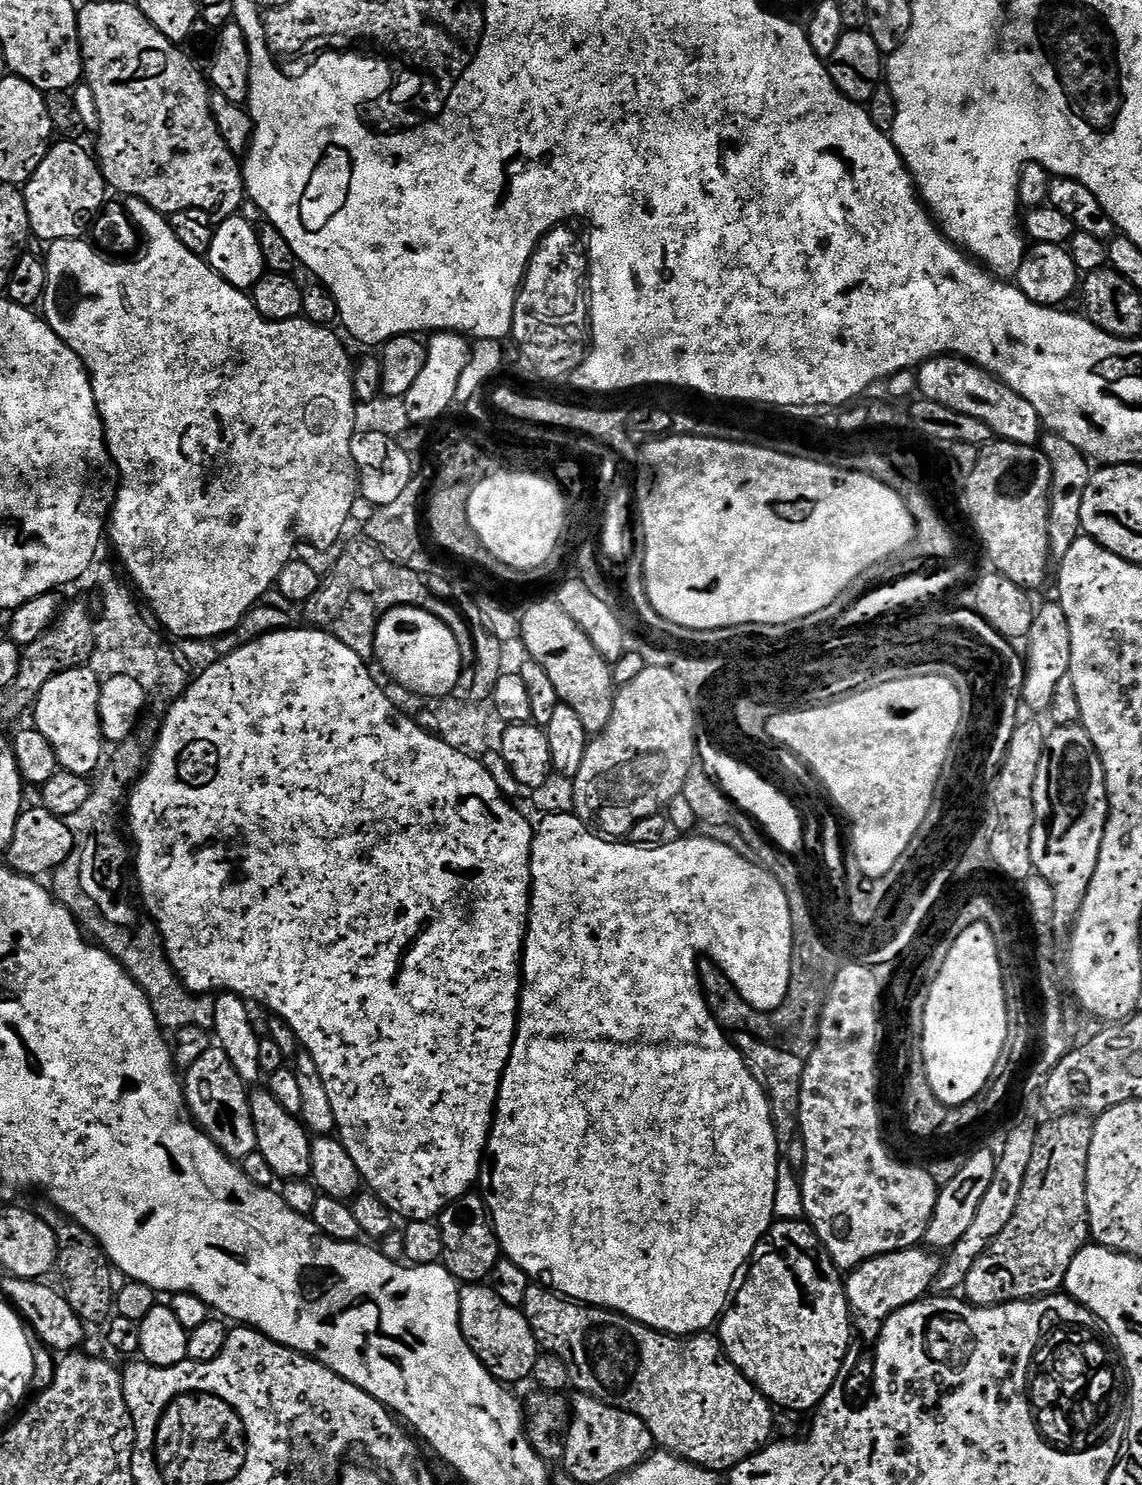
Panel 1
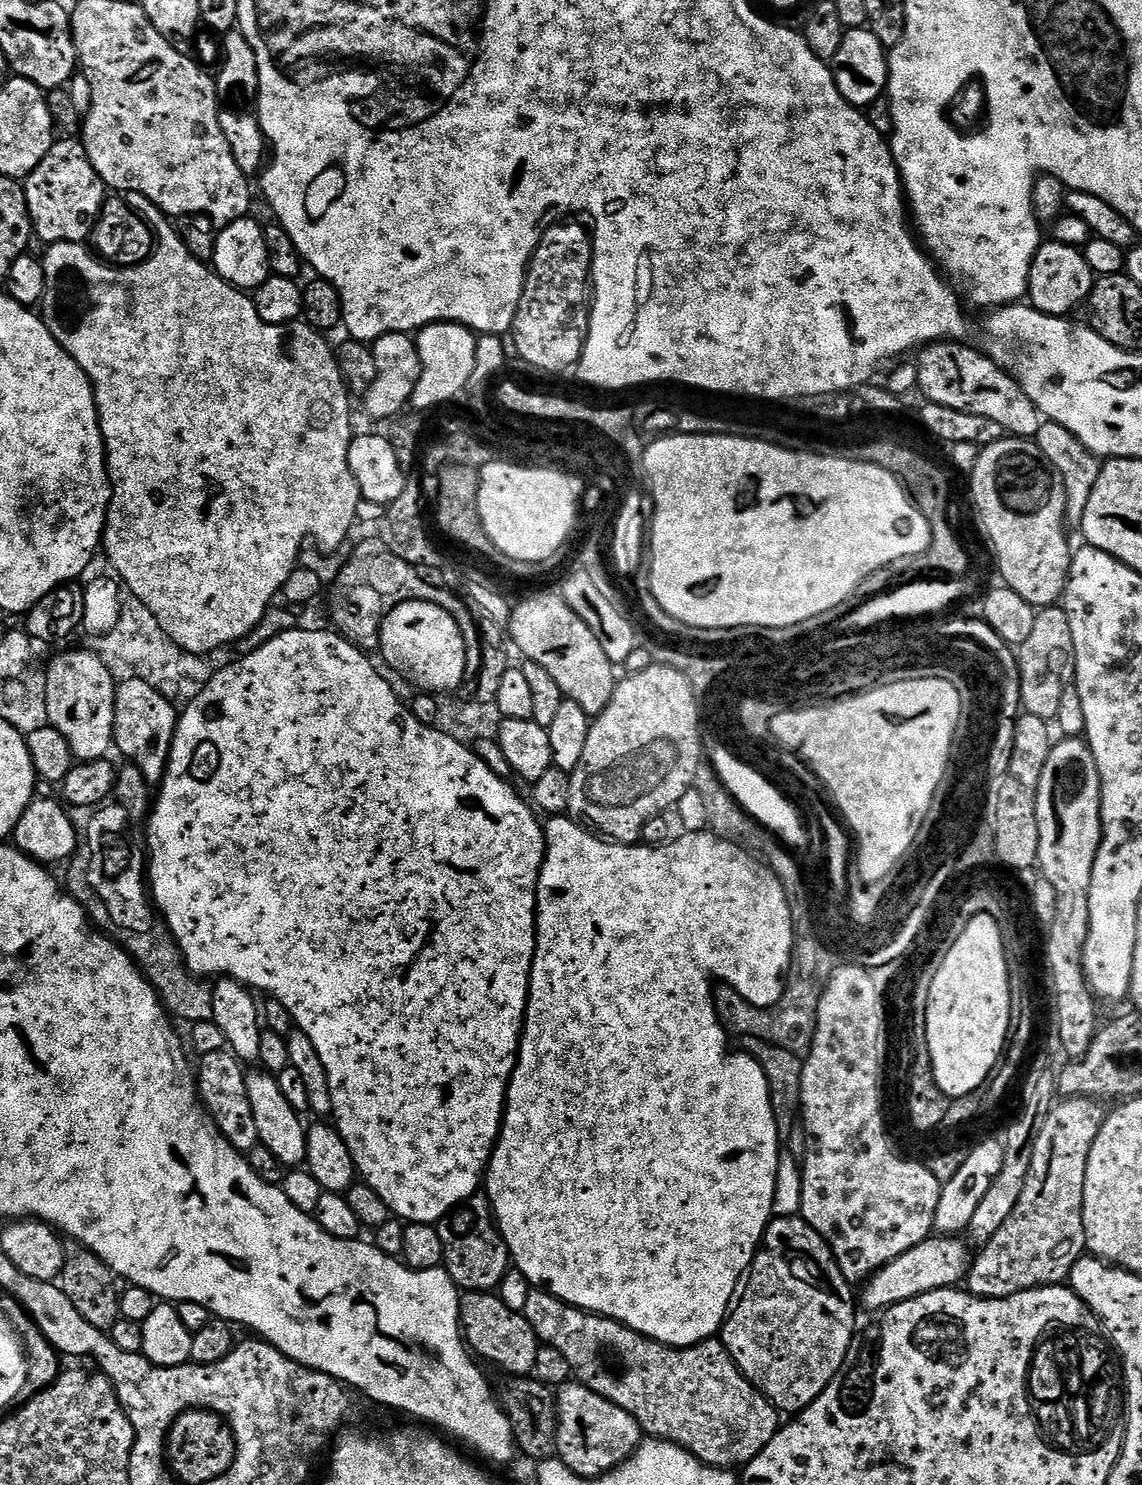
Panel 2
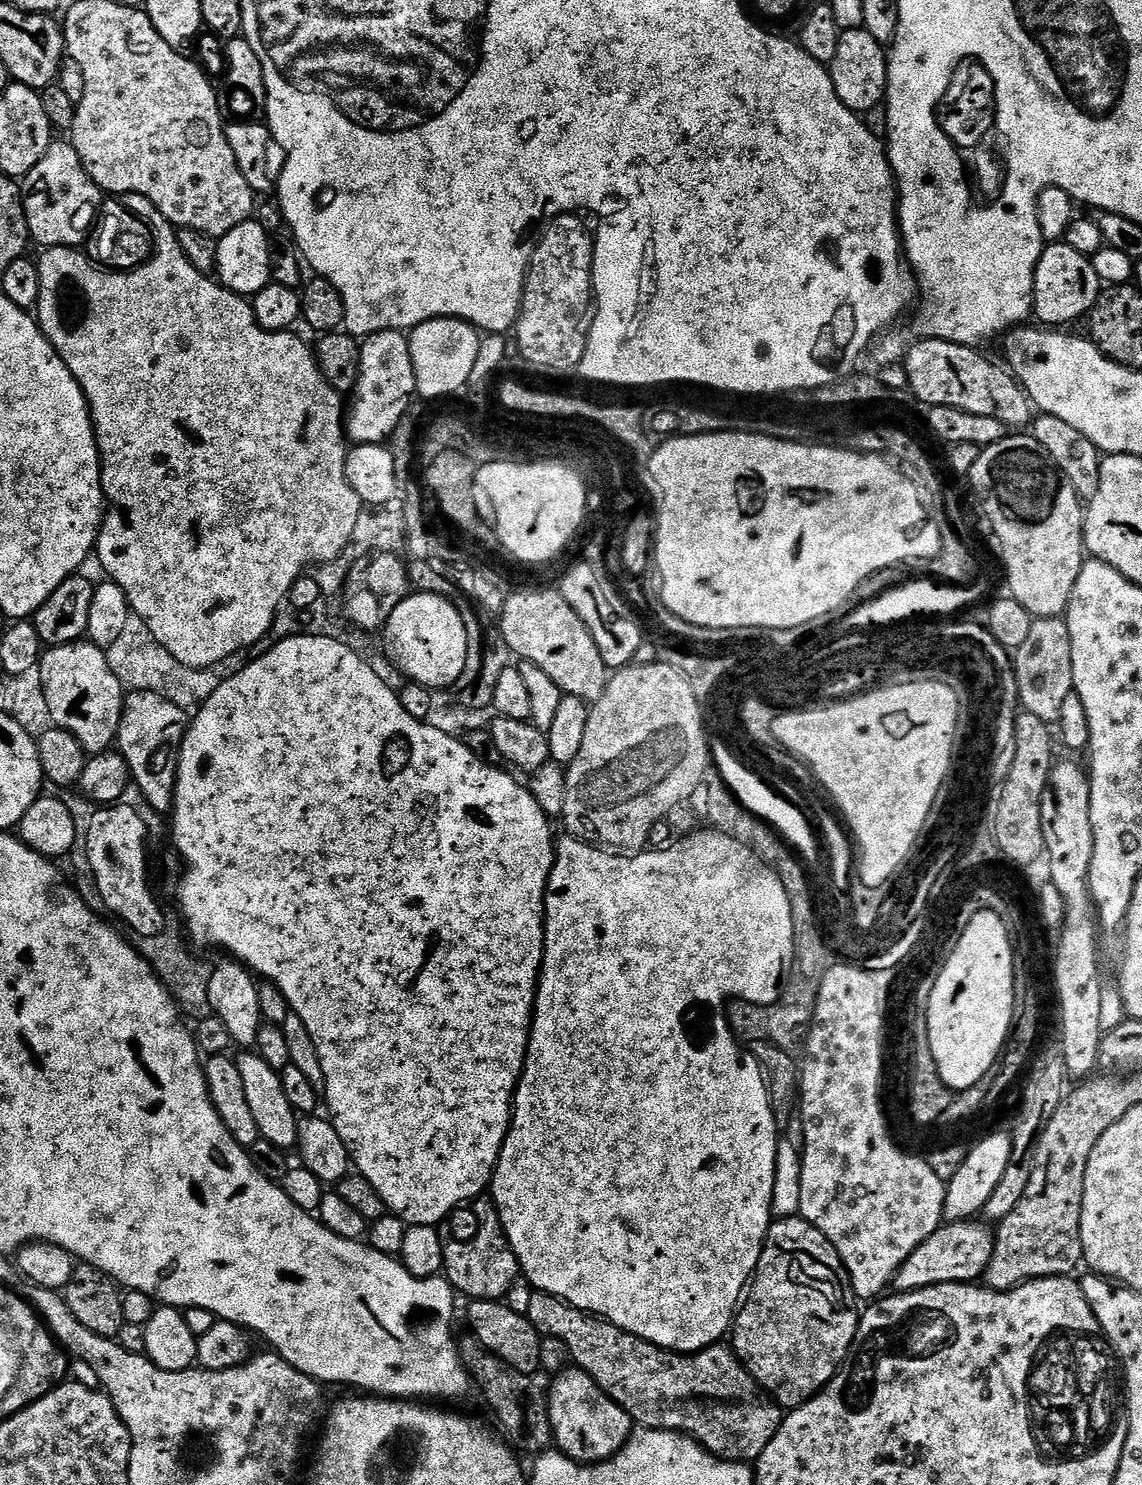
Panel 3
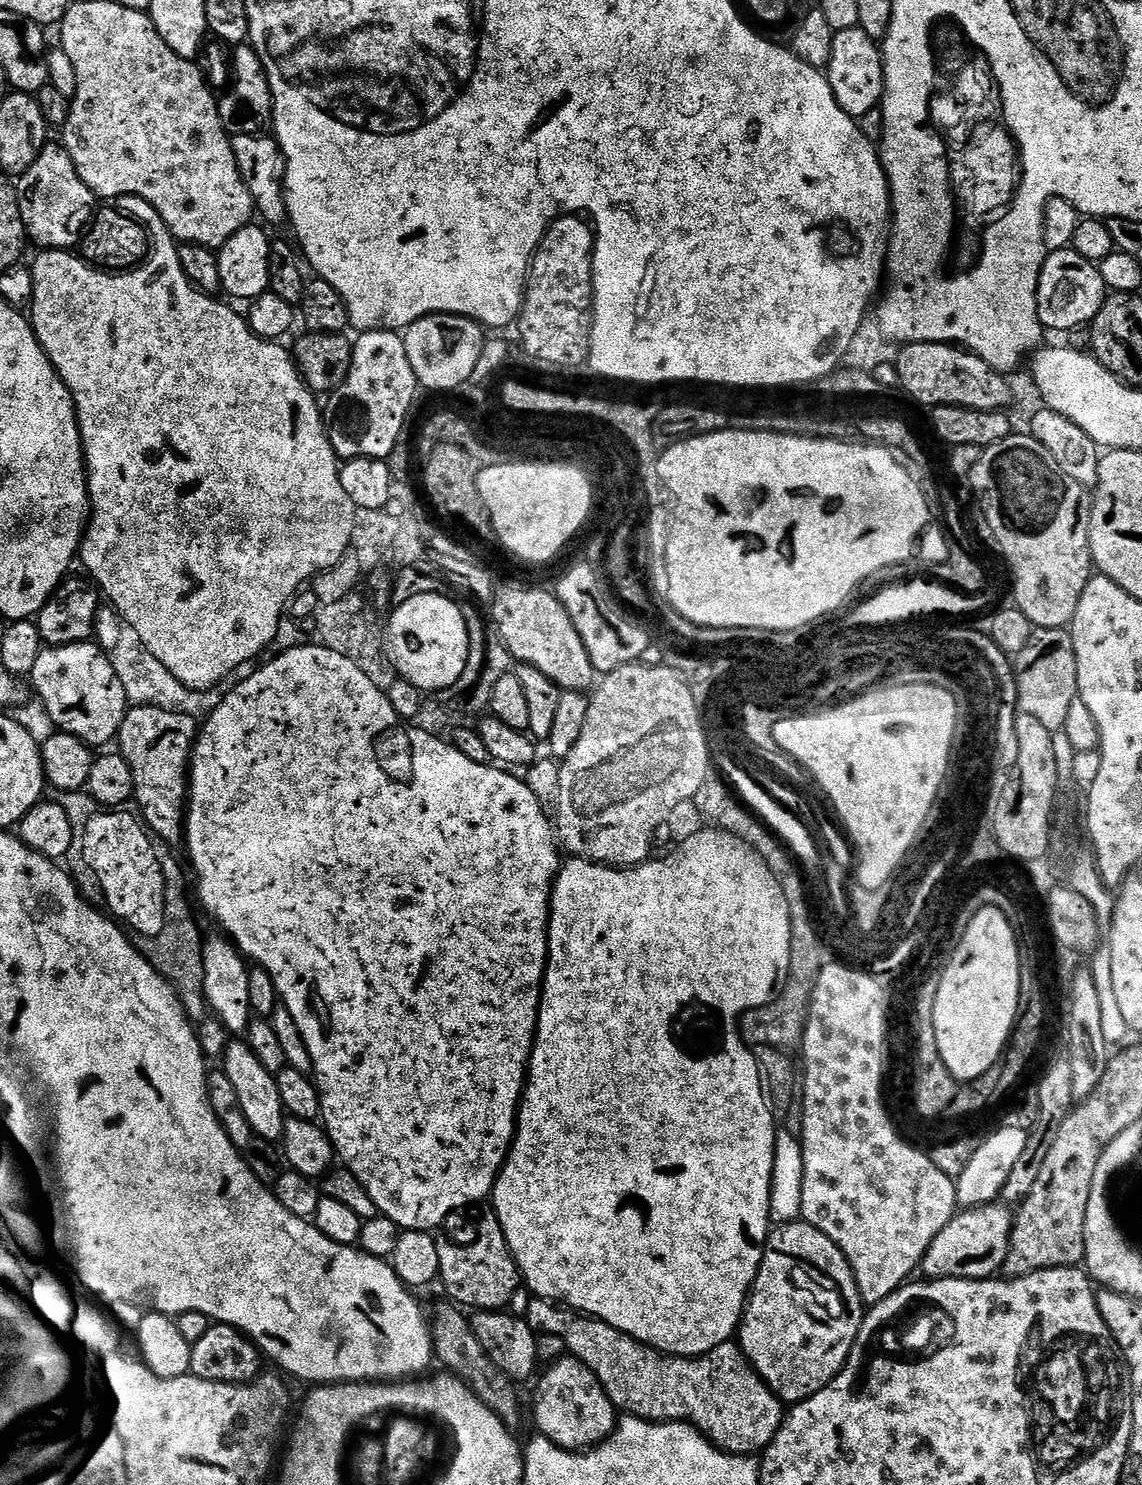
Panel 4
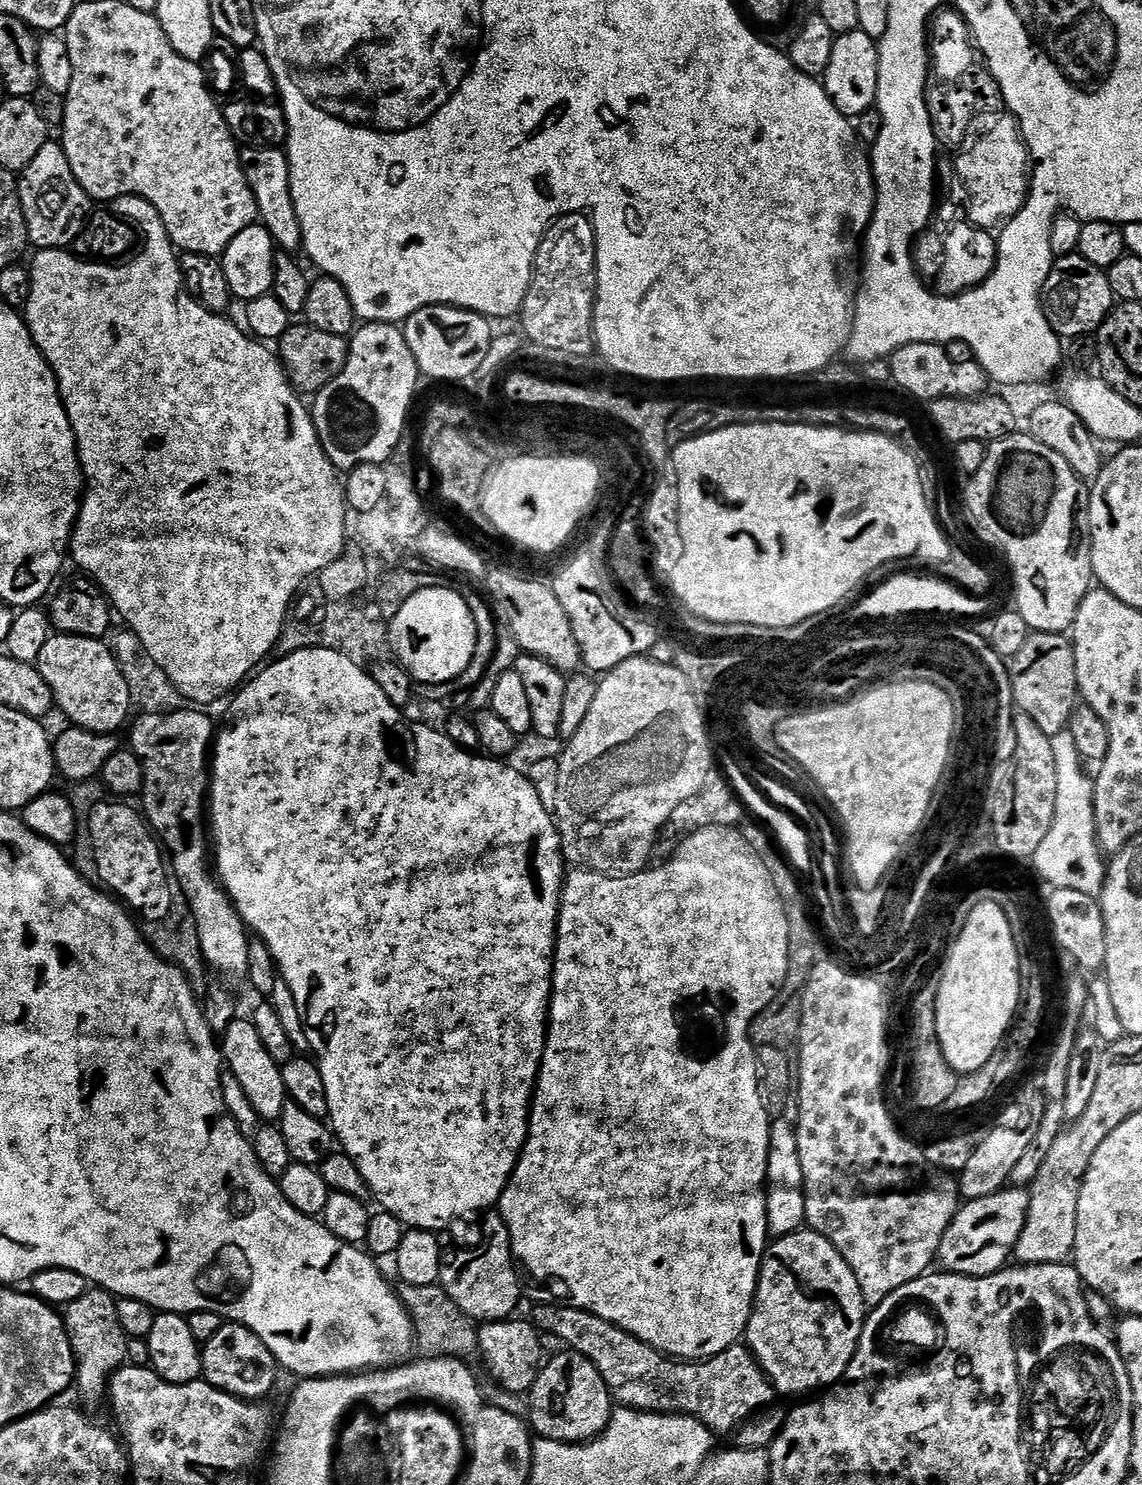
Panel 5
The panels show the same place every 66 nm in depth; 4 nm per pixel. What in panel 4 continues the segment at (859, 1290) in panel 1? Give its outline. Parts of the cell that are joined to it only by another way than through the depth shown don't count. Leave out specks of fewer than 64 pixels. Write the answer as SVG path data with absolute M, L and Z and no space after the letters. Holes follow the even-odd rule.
M1000 1202L957 1211L942 1234L930 1242L919 1271L925 1272L923 1275L930 1280L987 1280L995 1277L1008 1259L1012 1218L1013 1213Z

